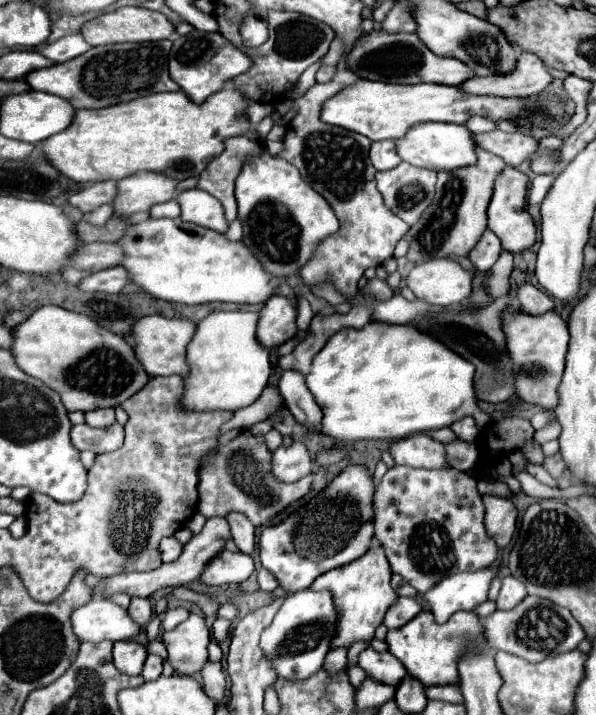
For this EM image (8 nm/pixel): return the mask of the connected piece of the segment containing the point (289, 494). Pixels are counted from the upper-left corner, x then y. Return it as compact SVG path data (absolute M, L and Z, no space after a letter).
M242 432L226 446L220 446L214 462L200 470L198 512L206 518L226 516L226 512L244 512L254 526L268 524L286 506L302 498L312 484L312 474L294 484L278 482L270 472L270 458L272 452L268 450L264 436L252 436L250 432Z

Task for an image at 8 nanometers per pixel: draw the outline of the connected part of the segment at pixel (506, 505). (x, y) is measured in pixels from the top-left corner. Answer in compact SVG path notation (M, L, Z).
M482 494L484 506L486 506L486 516L484 516L484 526L488 534L494 538L498 548L504 548L514 530L516 530L516 506L508 498L492 496L492 494Z

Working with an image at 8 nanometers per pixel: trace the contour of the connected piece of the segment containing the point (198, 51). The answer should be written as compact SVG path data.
M192 30L186 36L178 36L172 44L170 56L168 56L168 68L172 80L190 96L192 102L202 104L210 94L222 90L222 86L250 70L252 58L246 56L242 50L238 50L232 42L228 42L220 32L200 32Z

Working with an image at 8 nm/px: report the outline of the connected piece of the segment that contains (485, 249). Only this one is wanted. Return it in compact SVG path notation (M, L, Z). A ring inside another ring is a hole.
M486 230L484 236L480 238L480 242L472 248L468 258L480 272L484 272L484 270L490 270L492 264L498 260L500 250L502 250L502 246L500 246L500 240L496 240L496 234Z

